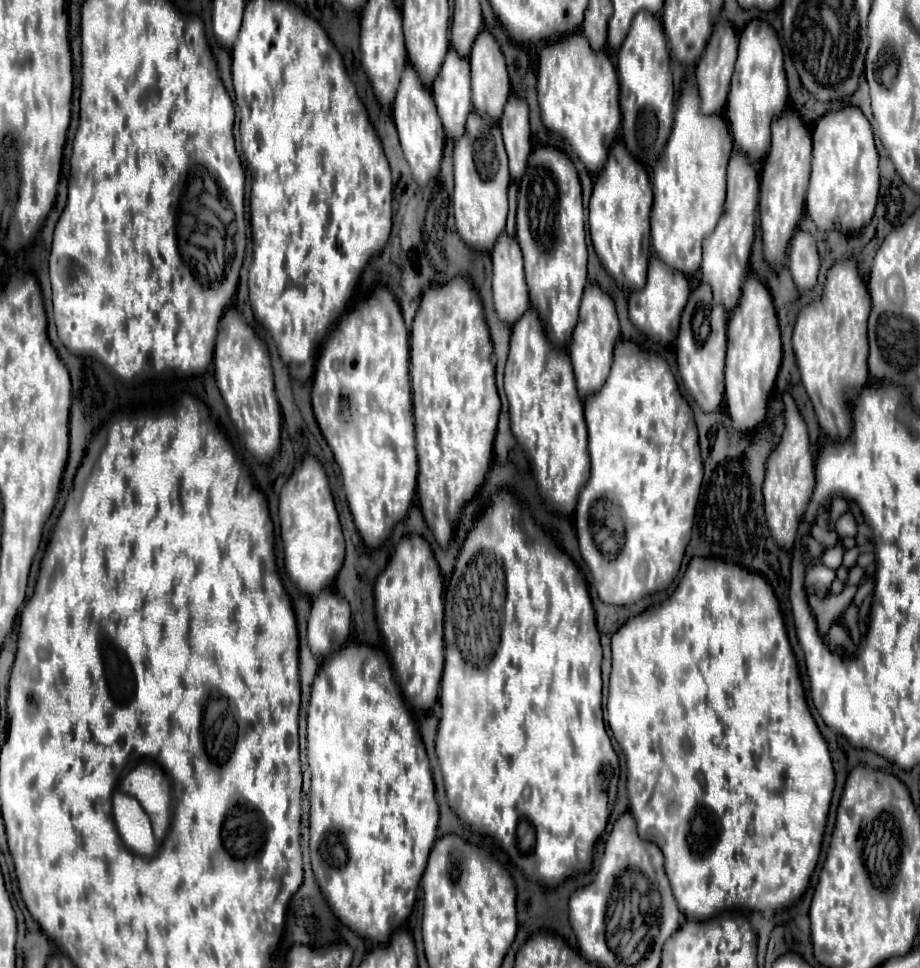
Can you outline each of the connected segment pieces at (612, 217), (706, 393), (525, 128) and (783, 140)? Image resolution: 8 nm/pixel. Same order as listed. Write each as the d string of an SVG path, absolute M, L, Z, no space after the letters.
M618 140L608 152L608 162L598 172L594 192L588 206L590 238L598 258L608 274L624 290L644 288L646 268L650 260L650 212L652 212L652 186L644 166L624 148Z
M700 284L692 290L692 296L682 312L680 330L676 338L678 374L686 392L696 400L704 412L714 412L724 402L724 358L726 358L726 328L728 316L720 304L712 300L708 284Z
M512 94L512 100L508 100L508 108L504 108L504 116L500 118L500 130L502 130L508 160L510 160L512 180L522 178L526 170L528 154L532 150L528 114L530 112L528 112L526 102Z
M792 108L772 124L772 148L762 164L760 178L760 228L764 238L764 254L770 266L780 268L784 260L784 250L798 226L800 214L804 210L810 160L812 160L812 134L810 128L802 122L800 114Z

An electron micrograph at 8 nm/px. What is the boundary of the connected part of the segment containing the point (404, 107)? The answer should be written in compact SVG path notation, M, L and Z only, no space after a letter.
M412 64L404 66L404 76L400 80L400 88L396 90L396 100L392 104L392 116L396 122L400 144L410 164L410 170L414 178L418 180L418 184L424 186L428 184L432 176L436 176L440 168L440 158L442 158L446 136L444 136L440 116L436 112L436 102L432 100L432 92L430 88L424 88L424 84L420 84L420 76L416 76L416 70L412 68Z

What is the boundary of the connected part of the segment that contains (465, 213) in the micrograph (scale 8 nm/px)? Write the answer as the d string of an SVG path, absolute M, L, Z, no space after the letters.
M470 112L466 132L454 142L454 218L460 238L476 250L490 252L496 238L502 234L506 226L506 214L508 214L508 184L510 176L504 174L504 180L482 180L474 166L472 156L472 142L482 136L482 128L486 124L486 118L476 116L476 112Z

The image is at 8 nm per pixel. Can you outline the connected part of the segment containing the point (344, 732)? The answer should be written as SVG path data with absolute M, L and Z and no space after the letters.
M348 642L336 656L328 656L324 664L320 666L314 682L312 682L312 694L310 694L310 706L308 706L308 746L306 746L306 756L308 756L308 768L312 774L312 786L310 786L310 860L312 860L312 870L316 876L316 882L320 884L322 894L326 896L330 908L334 914L354 932L358 932L362 938L374 942L374 944L386 944L390 934L400 928L406 918L410 916L420 878L424 874L426 862L430 848L436 840L436 828L438 828L438 804L434 798L434 780L430 772L430 762L422 744L422 738L418 734L416 722L410 716L404 696L398 690L396 682L392 680L388 672L388 658L384 656L382 650L374 646L366 646L360 642Z

